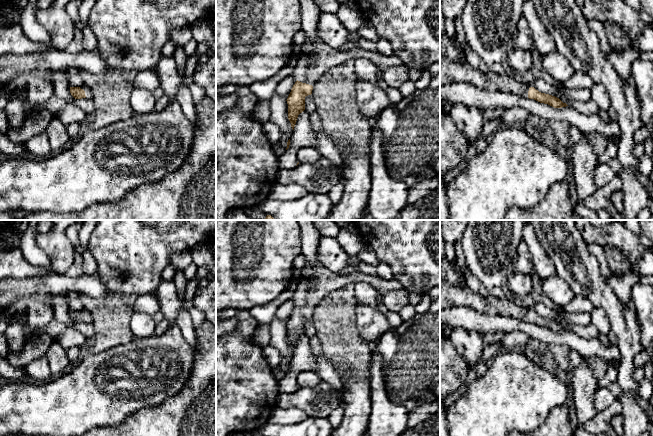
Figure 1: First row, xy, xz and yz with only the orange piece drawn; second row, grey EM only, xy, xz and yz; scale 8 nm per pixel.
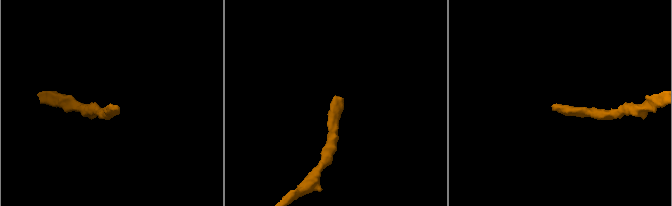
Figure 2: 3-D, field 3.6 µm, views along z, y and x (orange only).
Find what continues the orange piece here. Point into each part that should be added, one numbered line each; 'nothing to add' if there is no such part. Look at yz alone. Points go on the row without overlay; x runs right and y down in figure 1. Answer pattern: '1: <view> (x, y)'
1: yz (451, 296)

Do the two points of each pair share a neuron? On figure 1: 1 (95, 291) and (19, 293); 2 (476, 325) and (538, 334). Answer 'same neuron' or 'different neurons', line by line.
1: same neuron
2: same neuron

